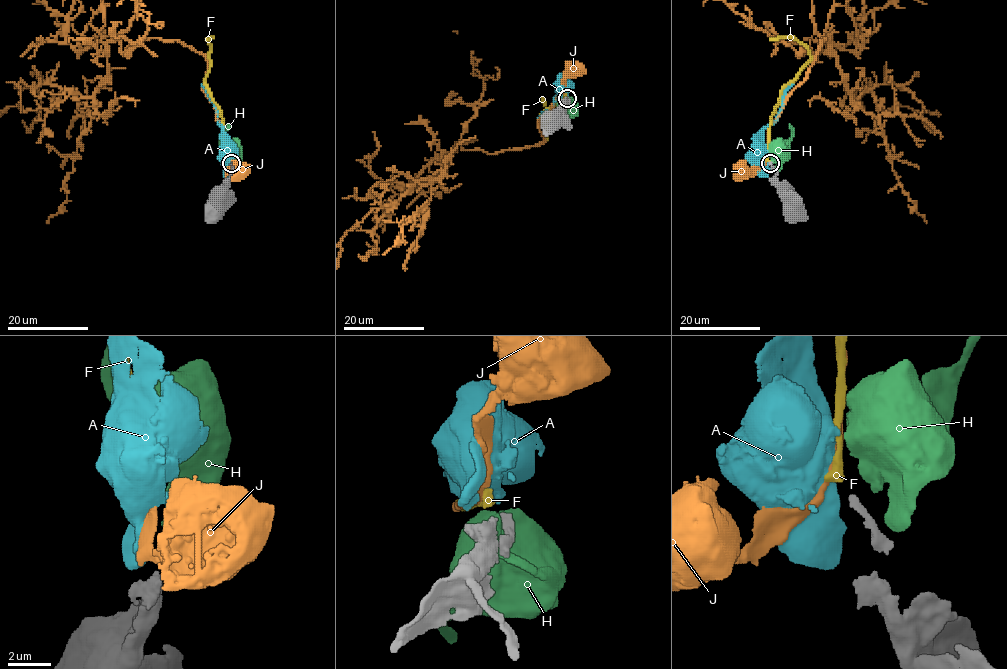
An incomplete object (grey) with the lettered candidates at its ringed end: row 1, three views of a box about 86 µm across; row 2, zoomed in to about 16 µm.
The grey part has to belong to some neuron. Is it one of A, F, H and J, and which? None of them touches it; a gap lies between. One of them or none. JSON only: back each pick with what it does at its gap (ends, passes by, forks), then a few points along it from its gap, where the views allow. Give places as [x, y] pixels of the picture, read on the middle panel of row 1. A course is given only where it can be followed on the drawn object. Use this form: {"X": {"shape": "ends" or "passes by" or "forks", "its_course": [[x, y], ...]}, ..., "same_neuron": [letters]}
{"F": {"shape": "ends", "its_course": [[565, 96], [540, 117], [547, 134], [545, 138], [549, 111], [542, 98]]}, "same_neuron": ["F"]}

